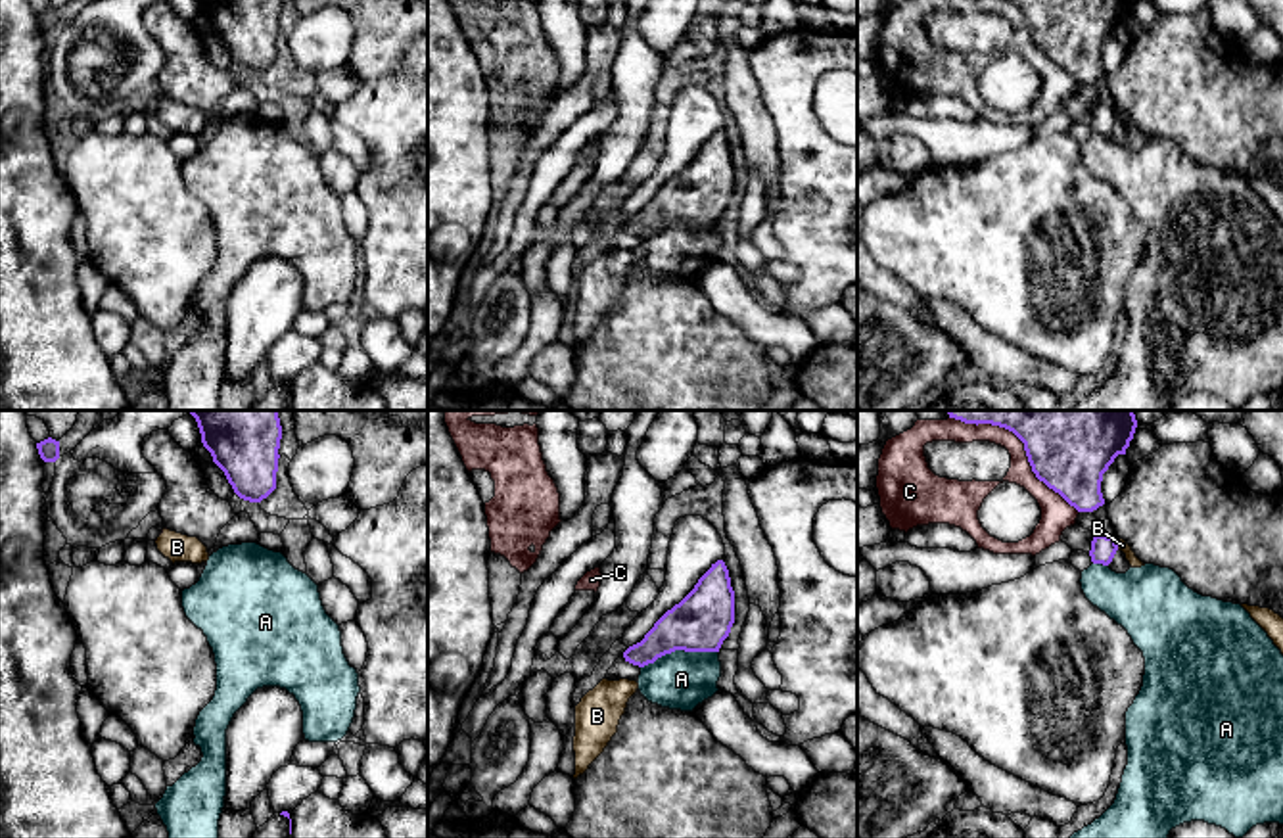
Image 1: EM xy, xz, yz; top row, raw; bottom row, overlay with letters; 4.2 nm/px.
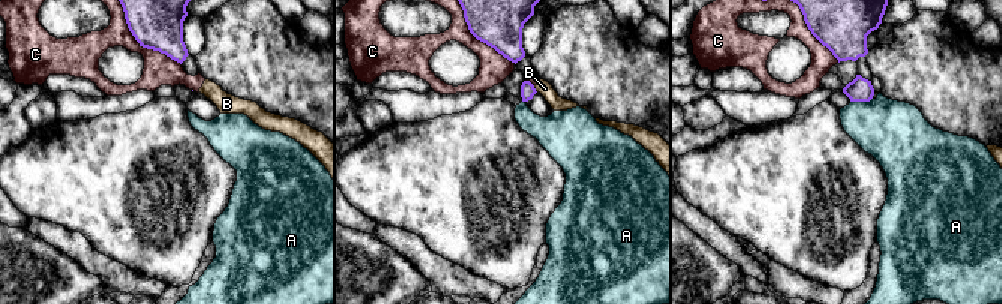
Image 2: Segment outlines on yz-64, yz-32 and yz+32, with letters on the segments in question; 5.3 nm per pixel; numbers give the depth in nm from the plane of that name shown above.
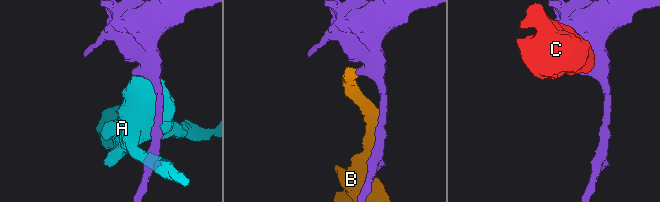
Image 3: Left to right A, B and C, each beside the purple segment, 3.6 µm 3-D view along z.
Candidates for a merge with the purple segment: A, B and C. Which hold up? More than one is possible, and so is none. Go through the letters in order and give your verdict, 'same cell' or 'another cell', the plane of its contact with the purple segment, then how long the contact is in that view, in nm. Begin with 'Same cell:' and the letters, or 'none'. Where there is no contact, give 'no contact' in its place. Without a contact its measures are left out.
Same cell: none
A: another cell; contact in xz; length 340 nm
B: another cell; contact in yz; length 40 nm
C: another cell; contact in yz; length 460 nm

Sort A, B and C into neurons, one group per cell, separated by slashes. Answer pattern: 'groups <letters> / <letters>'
groups A / B C

